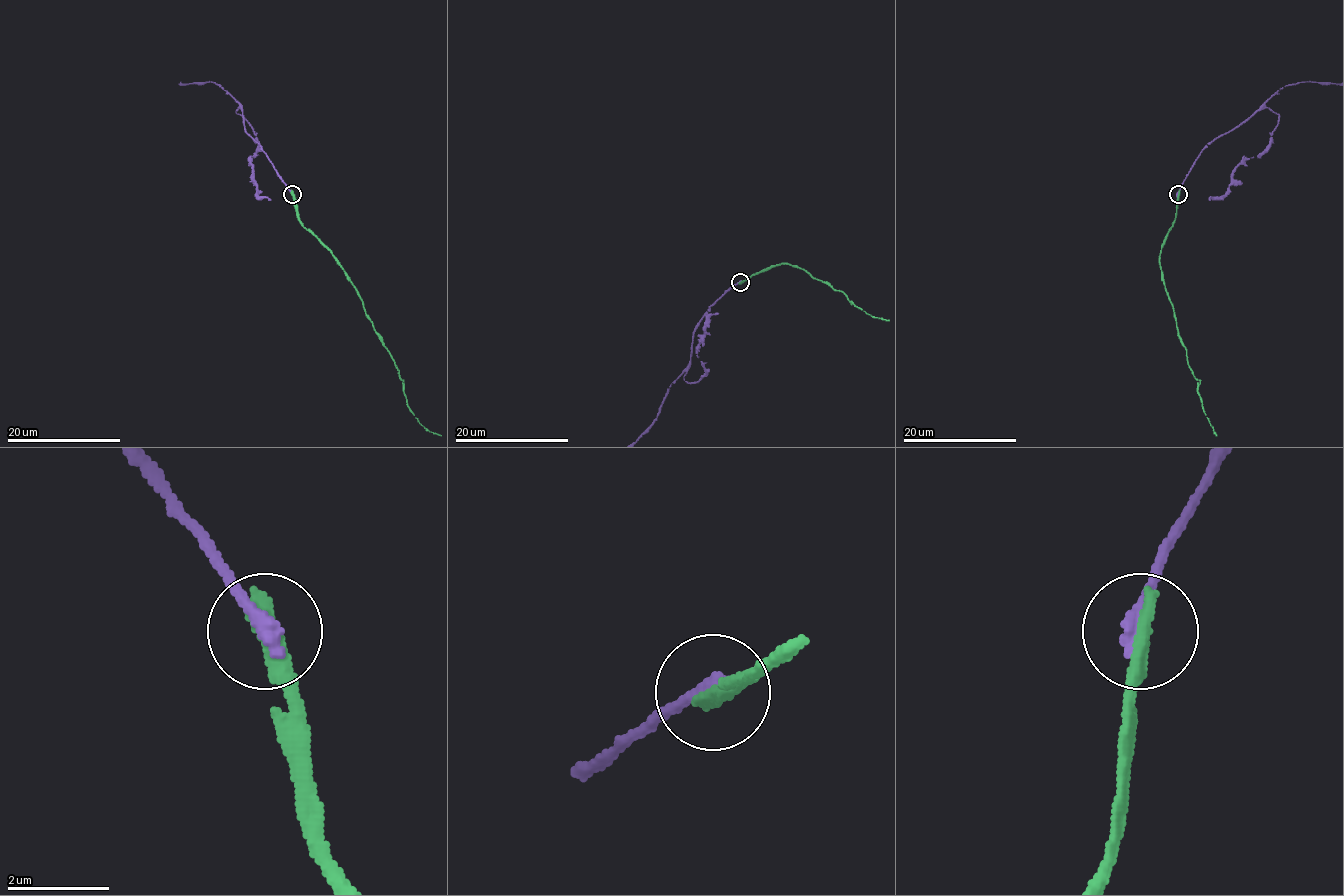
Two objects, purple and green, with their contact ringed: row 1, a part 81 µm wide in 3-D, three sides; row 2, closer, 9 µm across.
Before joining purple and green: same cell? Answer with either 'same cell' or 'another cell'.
another cell

